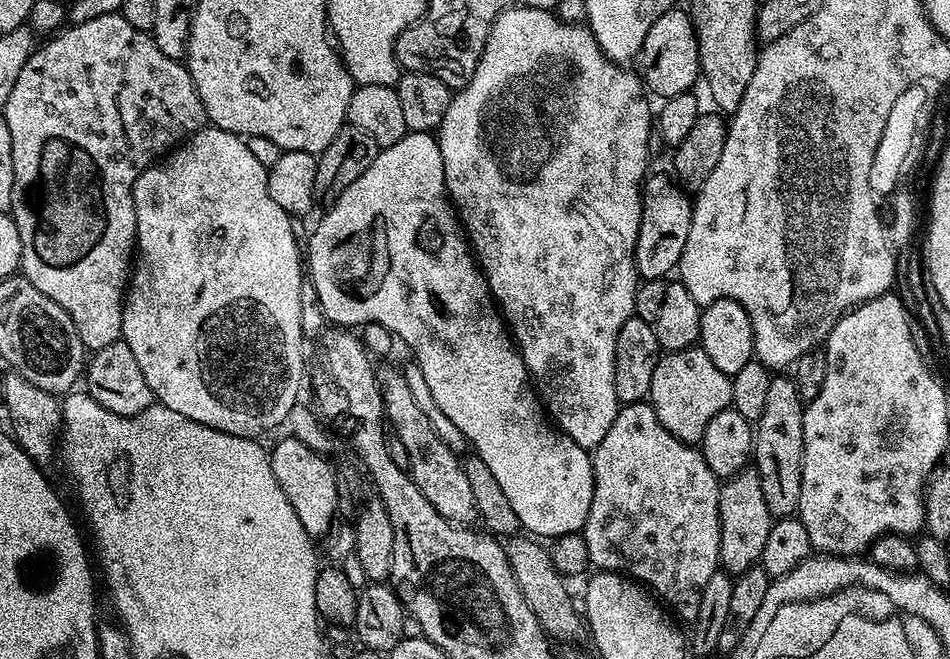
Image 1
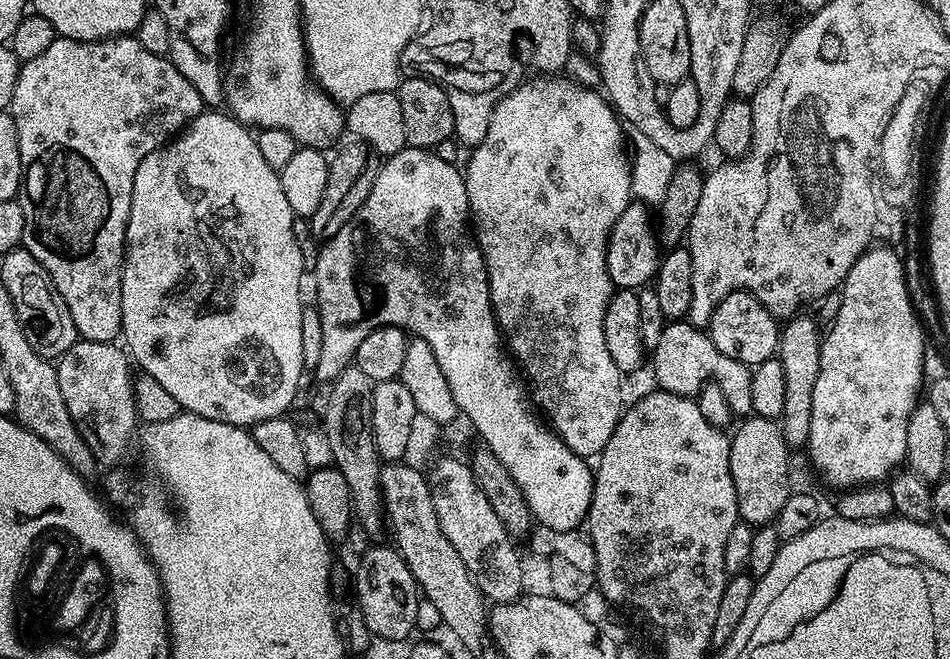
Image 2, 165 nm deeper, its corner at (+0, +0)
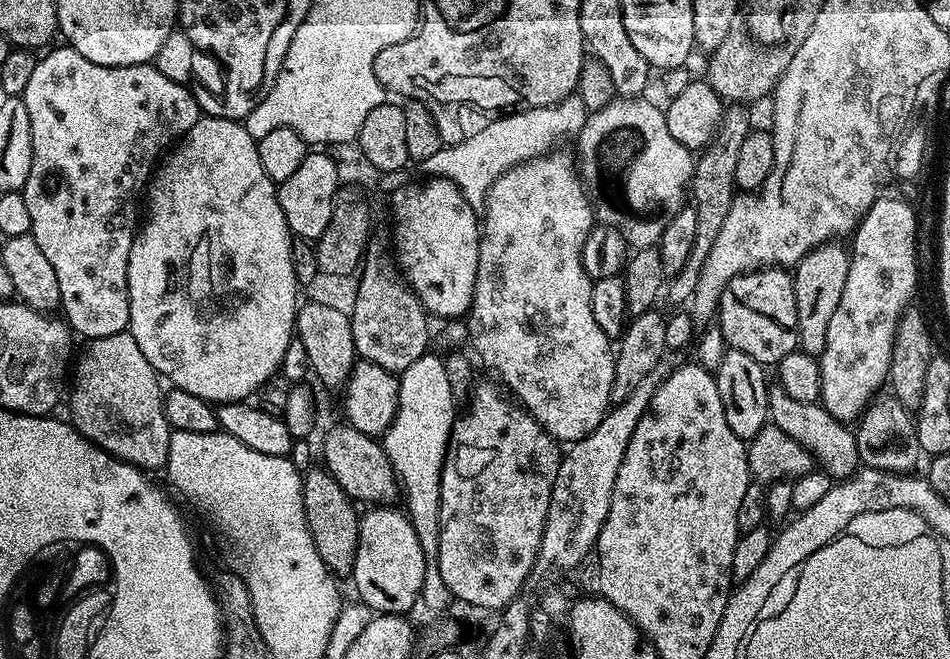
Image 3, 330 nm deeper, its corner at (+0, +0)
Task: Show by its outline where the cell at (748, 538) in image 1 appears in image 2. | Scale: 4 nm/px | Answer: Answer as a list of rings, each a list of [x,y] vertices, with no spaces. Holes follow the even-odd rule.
[[[755,414],[741,419],[735,428],[736,433],[733,431],[730,436],[730,474],[734,478],[740,520],[753,526],[771,525],[782,510],[782,506],[786,506],[786,498],[790,495],[790,487],[788,488],[788,452],[790,453],[790,446],[784,441],[784,429],[777,421]]]

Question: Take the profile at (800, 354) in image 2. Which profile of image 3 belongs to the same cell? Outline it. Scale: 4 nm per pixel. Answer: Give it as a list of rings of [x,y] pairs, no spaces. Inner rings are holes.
[[[840,242],[819,244],[810,254],[806,254],[794,266],[791,273],[794,286],[794,302],[798,306],[799,351],[819,357],[826,346],[826,329],[830,326],[830,317],[838,302],[842,302],[842,289],[846,286],[846,274],[850,270],[849,249]]]

